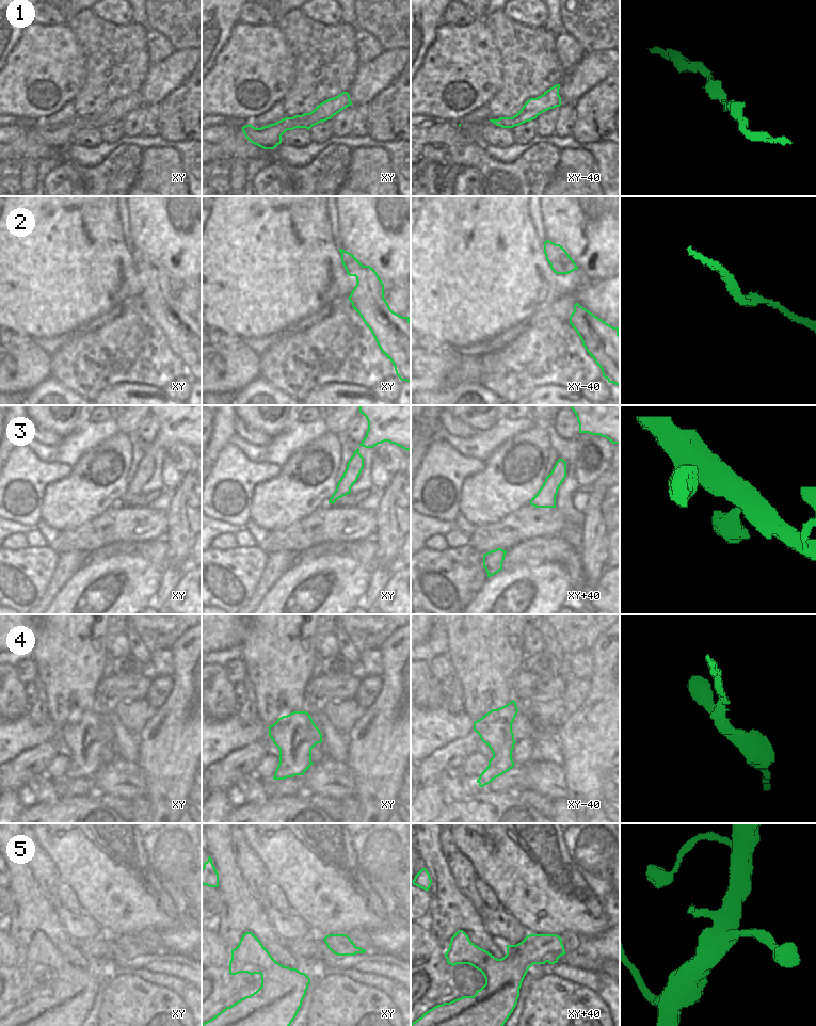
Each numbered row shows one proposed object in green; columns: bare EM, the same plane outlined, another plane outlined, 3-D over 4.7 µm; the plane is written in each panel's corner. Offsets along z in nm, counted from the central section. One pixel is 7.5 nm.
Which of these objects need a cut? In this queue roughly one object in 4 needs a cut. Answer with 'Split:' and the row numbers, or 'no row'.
Split: no row

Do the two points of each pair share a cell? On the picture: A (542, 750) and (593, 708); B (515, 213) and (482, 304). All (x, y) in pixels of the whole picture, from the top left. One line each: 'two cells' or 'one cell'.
A: two cells
B: one cell

